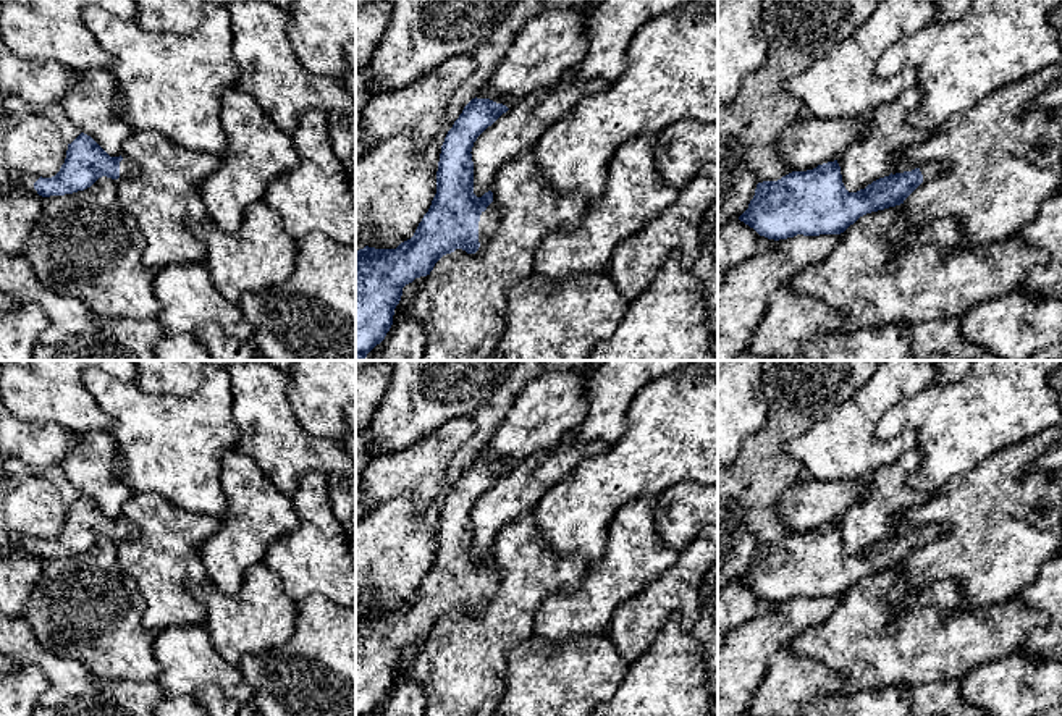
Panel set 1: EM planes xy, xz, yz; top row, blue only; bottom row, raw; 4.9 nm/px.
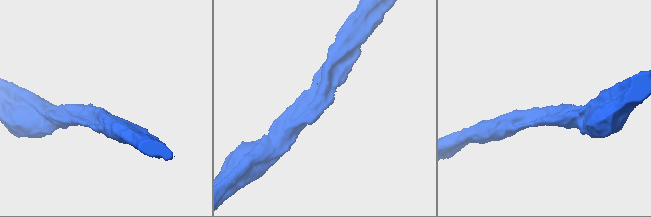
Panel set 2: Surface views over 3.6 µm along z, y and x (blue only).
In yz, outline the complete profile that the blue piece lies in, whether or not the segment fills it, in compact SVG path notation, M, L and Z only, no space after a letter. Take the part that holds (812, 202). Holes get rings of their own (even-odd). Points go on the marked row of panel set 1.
M837 160L828 162L813 170L792 171L778 181L758 183L739 220L774 241L797 234L841 234L866 213L904 204L921 183L933 179L946 166L942 162L931 162L849 192Z

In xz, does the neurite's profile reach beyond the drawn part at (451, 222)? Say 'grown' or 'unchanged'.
grown

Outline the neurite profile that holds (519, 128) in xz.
M580 66L567 68L556 84L525 95L503 113L474 142L474 194L491 191L498 170L530 149L564 118L579 100L609 86L605 79L585 78Z

